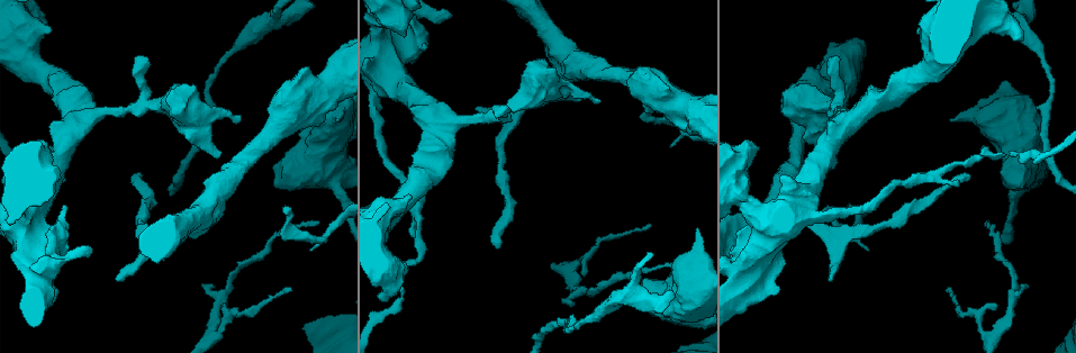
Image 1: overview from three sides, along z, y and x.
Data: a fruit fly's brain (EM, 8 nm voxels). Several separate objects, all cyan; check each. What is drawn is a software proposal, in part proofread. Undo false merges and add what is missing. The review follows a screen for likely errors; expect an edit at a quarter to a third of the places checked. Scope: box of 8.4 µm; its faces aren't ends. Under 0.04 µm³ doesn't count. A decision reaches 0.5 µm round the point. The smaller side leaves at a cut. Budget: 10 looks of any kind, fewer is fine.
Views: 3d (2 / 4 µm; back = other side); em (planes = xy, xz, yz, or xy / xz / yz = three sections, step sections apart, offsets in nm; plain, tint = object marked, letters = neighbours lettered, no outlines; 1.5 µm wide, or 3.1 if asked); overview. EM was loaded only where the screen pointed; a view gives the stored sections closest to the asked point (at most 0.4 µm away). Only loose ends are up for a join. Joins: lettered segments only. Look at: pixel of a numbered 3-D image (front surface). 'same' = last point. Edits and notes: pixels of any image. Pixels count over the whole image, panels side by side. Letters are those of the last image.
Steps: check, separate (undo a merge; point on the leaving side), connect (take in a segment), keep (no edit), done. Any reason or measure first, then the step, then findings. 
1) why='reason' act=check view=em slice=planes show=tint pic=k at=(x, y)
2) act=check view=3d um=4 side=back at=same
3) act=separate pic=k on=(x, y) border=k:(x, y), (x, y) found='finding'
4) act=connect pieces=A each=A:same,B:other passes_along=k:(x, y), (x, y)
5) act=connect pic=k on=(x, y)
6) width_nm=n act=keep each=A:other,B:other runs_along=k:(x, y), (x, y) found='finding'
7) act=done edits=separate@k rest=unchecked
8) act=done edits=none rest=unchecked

why='free end' act=check view=em slice=planes show=letters pic=1 at=(140, 172)

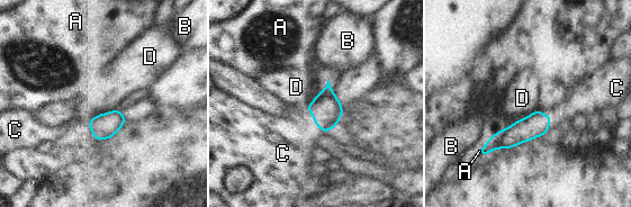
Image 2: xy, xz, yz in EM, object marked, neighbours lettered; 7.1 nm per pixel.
width_nm=150 act=connect pic=2 on=(577, 108) each=A:other,B:other,C:same,D:other passes_along=2:(537, 124), (548, 126), (577, 108) found='the neuron continues'

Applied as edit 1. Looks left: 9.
act=check view=overview

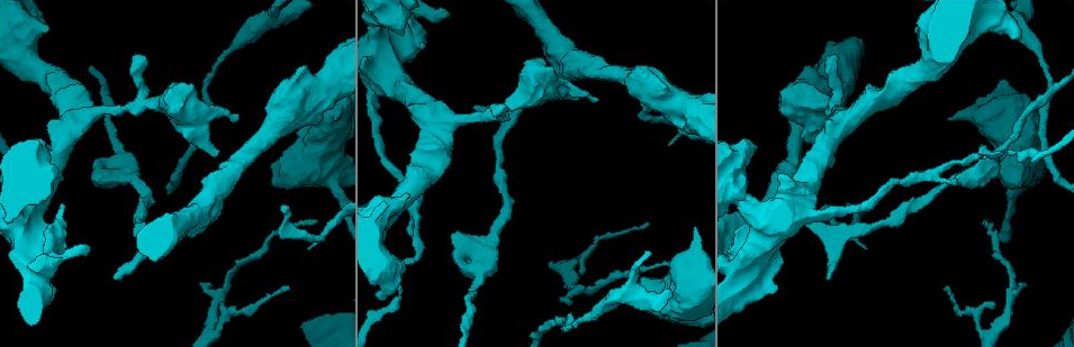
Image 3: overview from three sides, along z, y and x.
why='an open end' act=check view=3d um=2 pic=3 at=(238, 118)

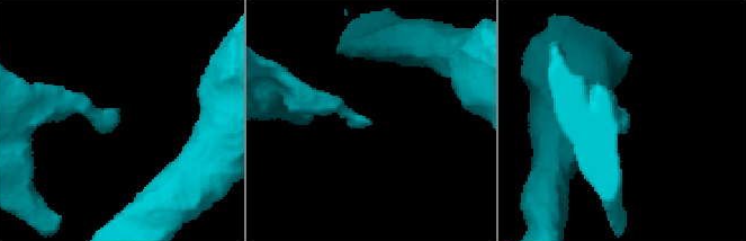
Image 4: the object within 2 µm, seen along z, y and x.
act=check view=em slice=planes show=letters pic=4 at=(626, 124)

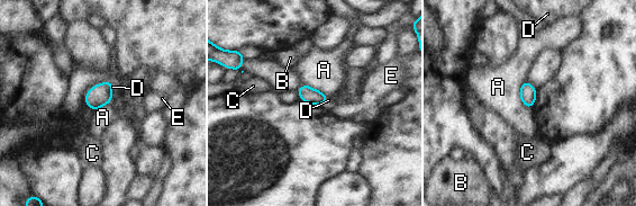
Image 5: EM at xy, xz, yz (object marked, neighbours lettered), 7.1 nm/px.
act=keep each=A:other,B:other,C:other,D:other,E:other border=5:(326, 101), (321, 104) found='no lettered segment goes on from it'

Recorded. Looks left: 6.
why='branch stops here' act=check view=3d um=4 pic=3 at=(114, 277)

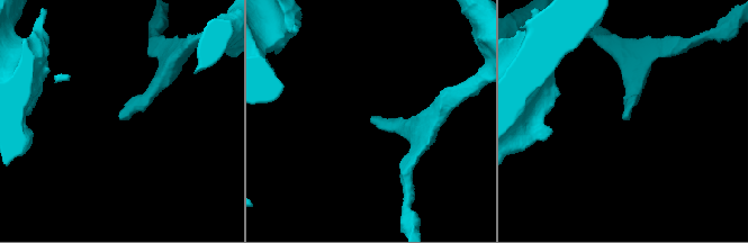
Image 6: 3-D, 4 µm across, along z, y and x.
act=check view=em slice=planes show=letters pic=6 at=(121, 115)

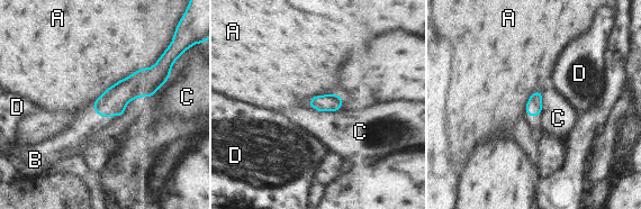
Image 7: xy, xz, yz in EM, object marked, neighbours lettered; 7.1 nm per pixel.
act=connect pic=7 on=(87, 123) each=A:other,B:same,C:other,D:other passes_along=7:(113, 101), (96, 110), (87, 123) found='it goes on there'

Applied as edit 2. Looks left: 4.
why='an open end' act=check view=em slice=planes show=letters pic=3 at=(47, 27)

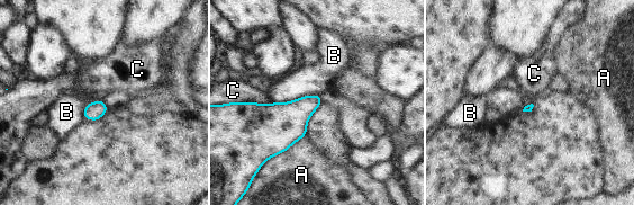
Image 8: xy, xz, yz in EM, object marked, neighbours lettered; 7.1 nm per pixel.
act=keep each=A:other,B:other,C:other border=8:(319, 95), (272, 103) found='none of them fits'

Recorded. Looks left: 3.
act=done edits=connect@2,connect@7 rest=unchecked

